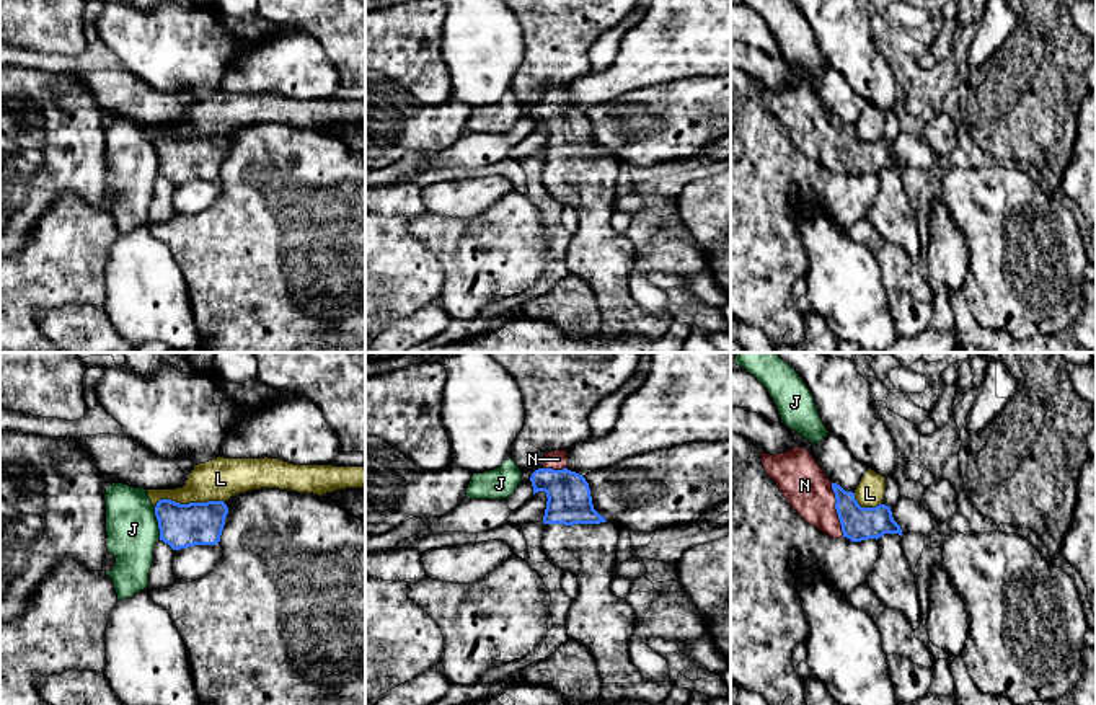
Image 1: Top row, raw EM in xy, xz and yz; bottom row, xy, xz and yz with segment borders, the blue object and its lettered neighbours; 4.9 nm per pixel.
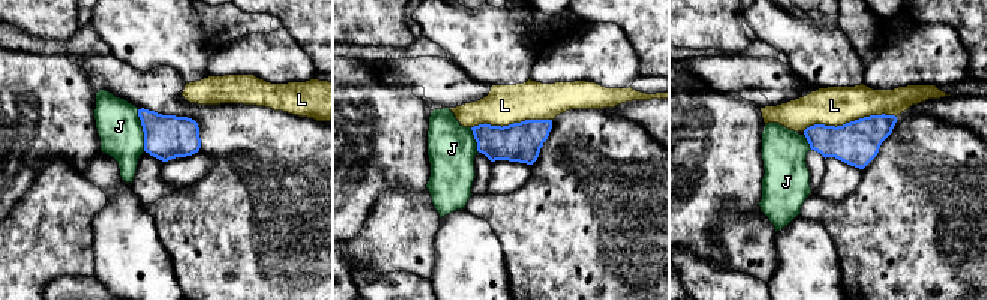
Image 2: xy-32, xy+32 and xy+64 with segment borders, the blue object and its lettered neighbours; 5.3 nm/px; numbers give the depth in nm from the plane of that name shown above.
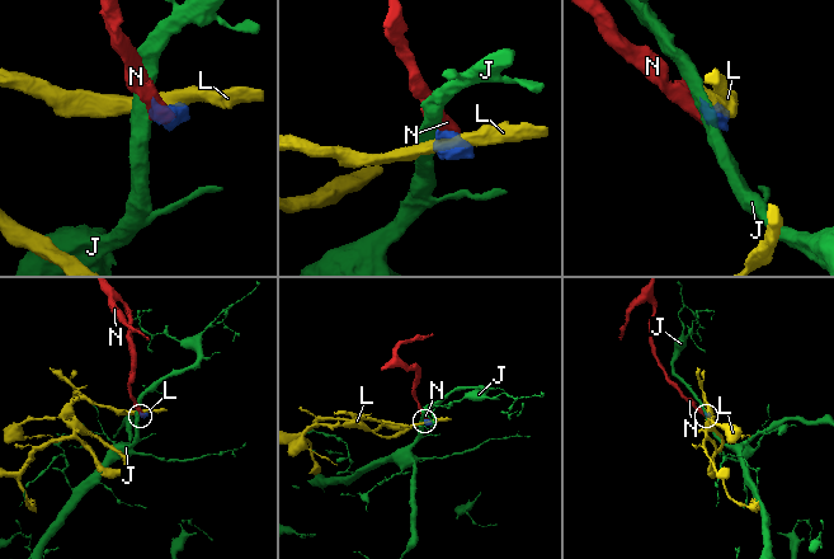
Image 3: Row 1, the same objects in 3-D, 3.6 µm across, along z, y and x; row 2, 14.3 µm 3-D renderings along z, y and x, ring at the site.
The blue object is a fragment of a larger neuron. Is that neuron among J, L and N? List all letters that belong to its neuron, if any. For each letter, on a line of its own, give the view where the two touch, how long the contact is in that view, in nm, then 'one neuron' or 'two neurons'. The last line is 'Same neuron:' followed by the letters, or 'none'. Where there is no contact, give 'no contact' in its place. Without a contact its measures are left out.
J: contact in xy; length 170 nm; two neurons
L: contact in xy; length 340 nm; two neurons
N: contact in yz; length 280 nm; one neuron
Same neuron: N

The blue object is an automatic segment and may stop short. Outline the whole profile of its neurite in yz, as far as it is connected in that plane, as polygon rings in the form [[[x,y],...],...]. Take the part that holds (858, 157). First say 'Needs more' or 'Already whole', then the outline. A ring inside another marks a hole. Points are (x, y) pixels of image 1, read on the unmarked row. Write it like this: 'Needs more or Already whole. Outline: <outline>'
Needs more. Outline: [[[804,82],[775,90],[760,88],[767,109],[776,118],[788,139],[829,171],[861,176],[877,175],[884,168],[902,170],[889,140],[861,142],[855,127],[832,118]]]

